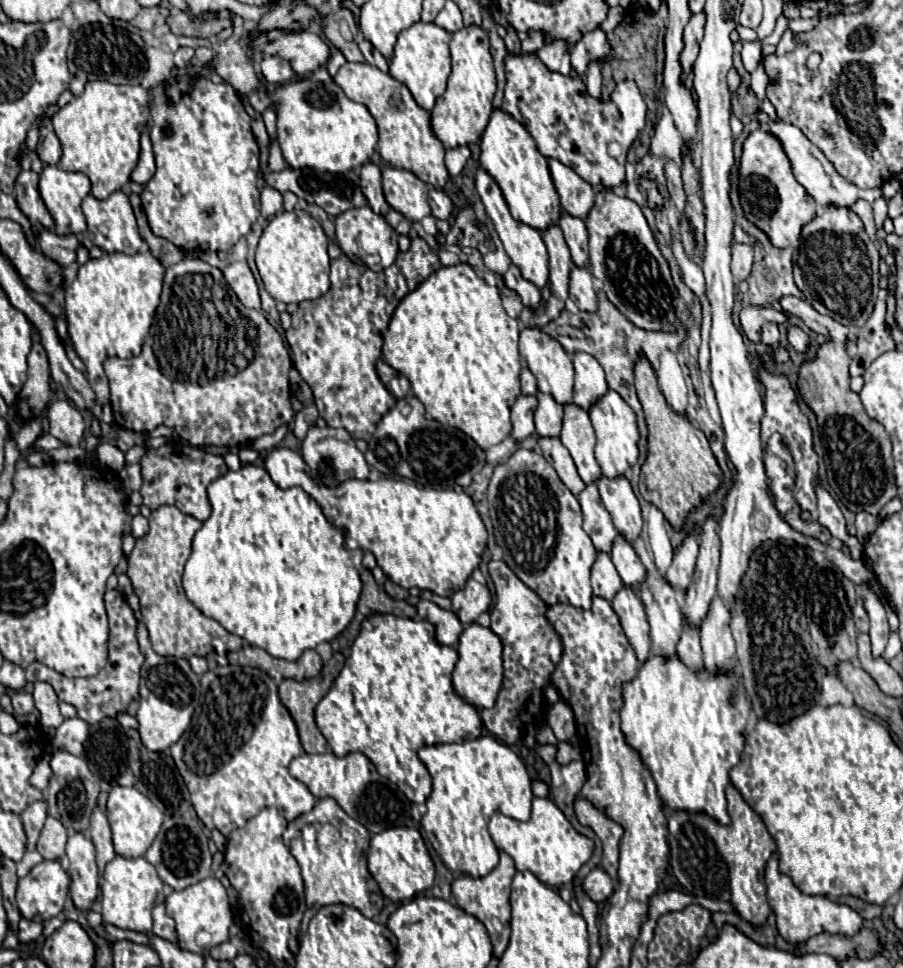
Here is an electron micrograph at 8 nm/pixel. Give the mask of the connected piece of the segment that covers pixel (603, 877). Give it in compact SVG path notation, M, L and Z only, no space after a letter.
M596 866L584 880L584 892L596 902L604 902L614 892L612 878L606 872L602 872L600 866Z

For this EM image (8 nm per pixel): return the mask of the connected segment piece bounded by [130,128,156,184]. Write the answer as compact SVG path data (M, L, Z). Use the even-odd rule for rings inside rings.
M144 128L142 136L140 136L140 160L138 166L134 168L134 172L130 174L130 180L136 184L146 184L152 176L154 176L154 154L152 154L152 144L150 144L150 136L148 136L148 128Z

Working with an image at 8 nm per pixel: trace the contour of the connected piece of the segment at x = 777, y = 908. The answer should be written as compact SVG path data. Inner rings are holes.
M774 852L772 858L766 864L766 872L764 872L764 882L766 882L766 898L768 904L776 916L776 928L778 932L792 944L796 942L804 942L814 934L820 932L830 932L830 934L846 934L846 936L854 936L860 928L862 928L862 918L846 904L838 904L826 896L808 896L802 894L794 882L780 874L778 870L778 854Z

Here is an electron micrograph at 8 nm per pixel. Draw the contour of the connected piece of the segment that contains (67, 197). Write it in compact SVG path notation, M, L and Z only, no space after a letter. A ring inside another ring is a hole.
M44 166L40 174L40 194L56 222L56 234L82 234L86 230L86 218L80 210L82 198L90 194L90 180L86 174Z

